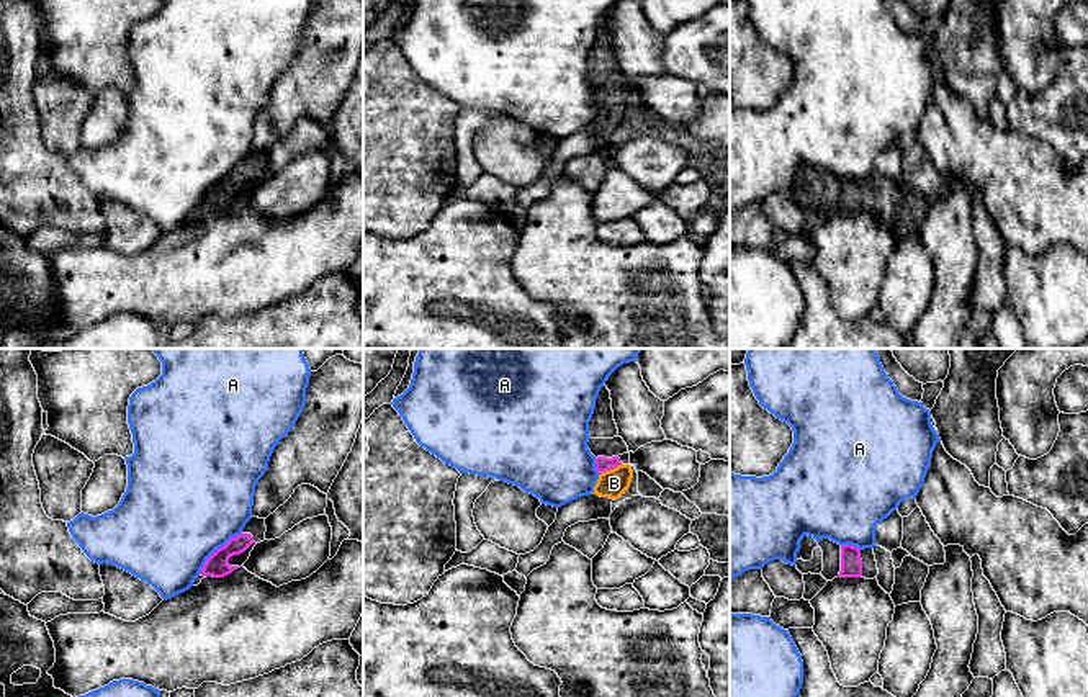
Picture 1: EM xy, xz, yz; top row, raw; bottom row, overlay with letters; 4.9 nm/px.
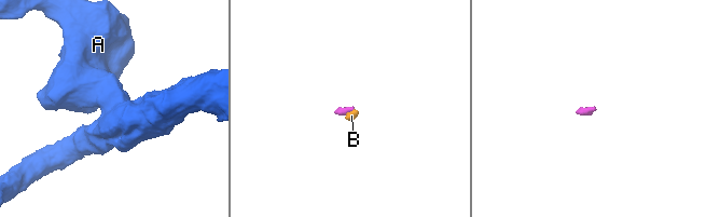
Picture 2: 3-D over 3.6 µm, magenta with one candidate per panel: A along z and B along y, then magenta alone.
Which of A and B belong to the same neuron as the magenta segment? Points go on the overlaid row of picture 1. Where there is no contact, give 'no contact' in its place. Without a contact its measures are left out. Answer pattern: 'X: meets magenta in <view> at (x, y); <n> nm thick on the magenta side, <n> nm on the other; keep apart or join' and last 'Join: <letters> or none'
A: meets magenta in xy at (216, 550); 110 nm thick on the magenta side, 500 nm on the other; keep apart
B: meets magenta in xz at (611, 468); 70 nm thick on the magenta side, 140 nm on the other; join
Join: B

